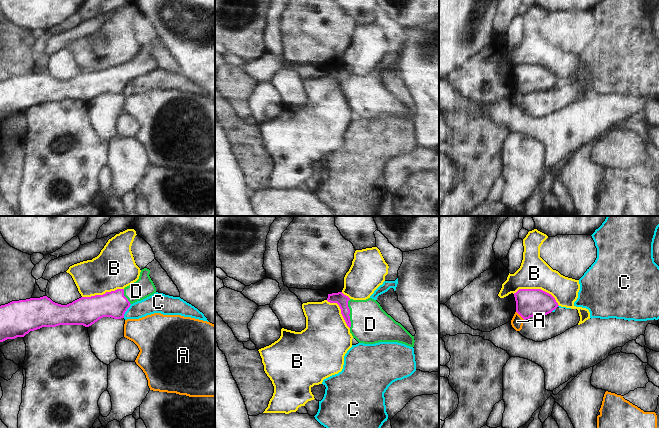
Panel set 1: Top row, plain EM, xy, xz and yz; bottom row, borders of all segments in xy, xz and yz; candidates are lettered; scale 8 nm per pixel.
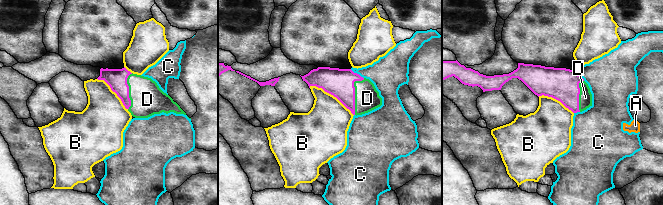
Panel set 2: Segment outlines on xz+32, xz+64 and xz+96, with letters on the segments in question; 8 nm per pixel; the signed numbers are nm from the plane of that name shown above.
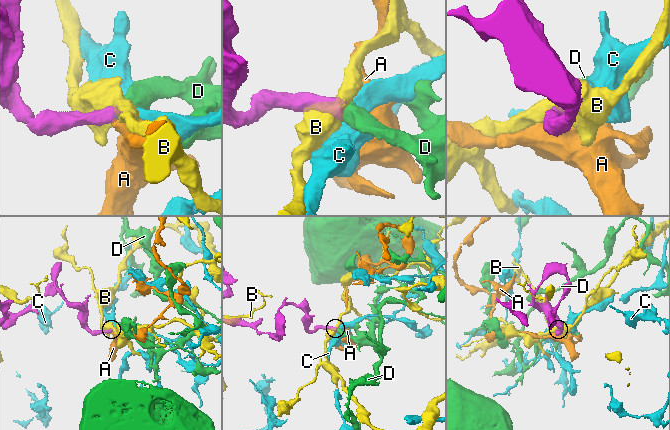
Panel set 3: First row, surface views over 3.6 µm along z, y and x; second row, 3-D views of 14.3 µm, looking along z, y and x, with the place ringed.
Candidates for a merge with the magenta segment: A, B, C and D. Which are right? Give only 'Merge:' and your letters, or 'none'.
Merge: D

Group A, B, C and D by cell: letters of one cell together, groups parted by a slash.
A / B / C / D

